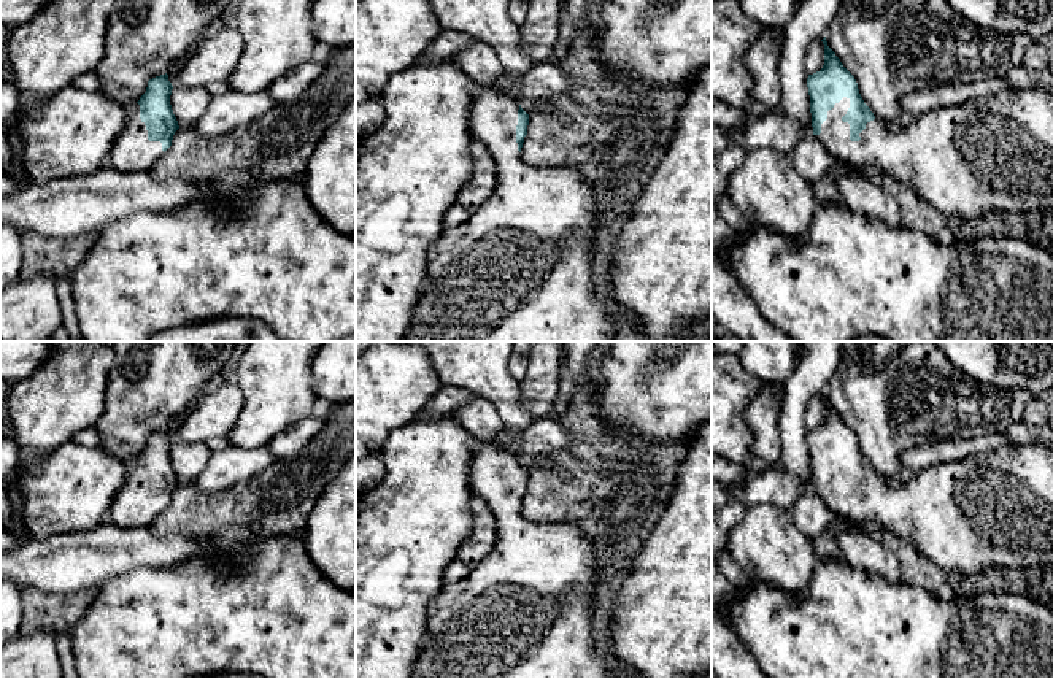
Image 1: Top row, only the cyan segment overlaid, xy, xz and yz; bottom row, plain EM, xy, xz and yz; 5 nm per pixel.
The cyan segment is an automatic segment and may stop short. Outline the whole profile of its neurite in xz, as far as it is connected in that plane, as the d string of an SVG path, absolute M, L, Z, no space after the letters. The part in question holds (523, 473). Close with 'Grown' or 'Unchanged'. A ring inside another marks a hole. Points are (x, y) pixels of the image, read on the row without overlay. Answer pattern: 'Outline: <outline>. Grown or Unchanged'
Outline: M491 443L475 451L470 486L491 508L497 540L467 578L445 584L429 603L411 678L615 678L618 665L594 648L592 543L577 524L526 521L519 508L527 481L521 457Z. Grown

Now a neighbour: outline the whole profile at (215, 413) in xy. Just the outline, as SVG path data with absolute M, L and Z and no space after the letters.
M219 379L181 419L176 438L186 443L227 438L241 408L243 392L238 384Z

